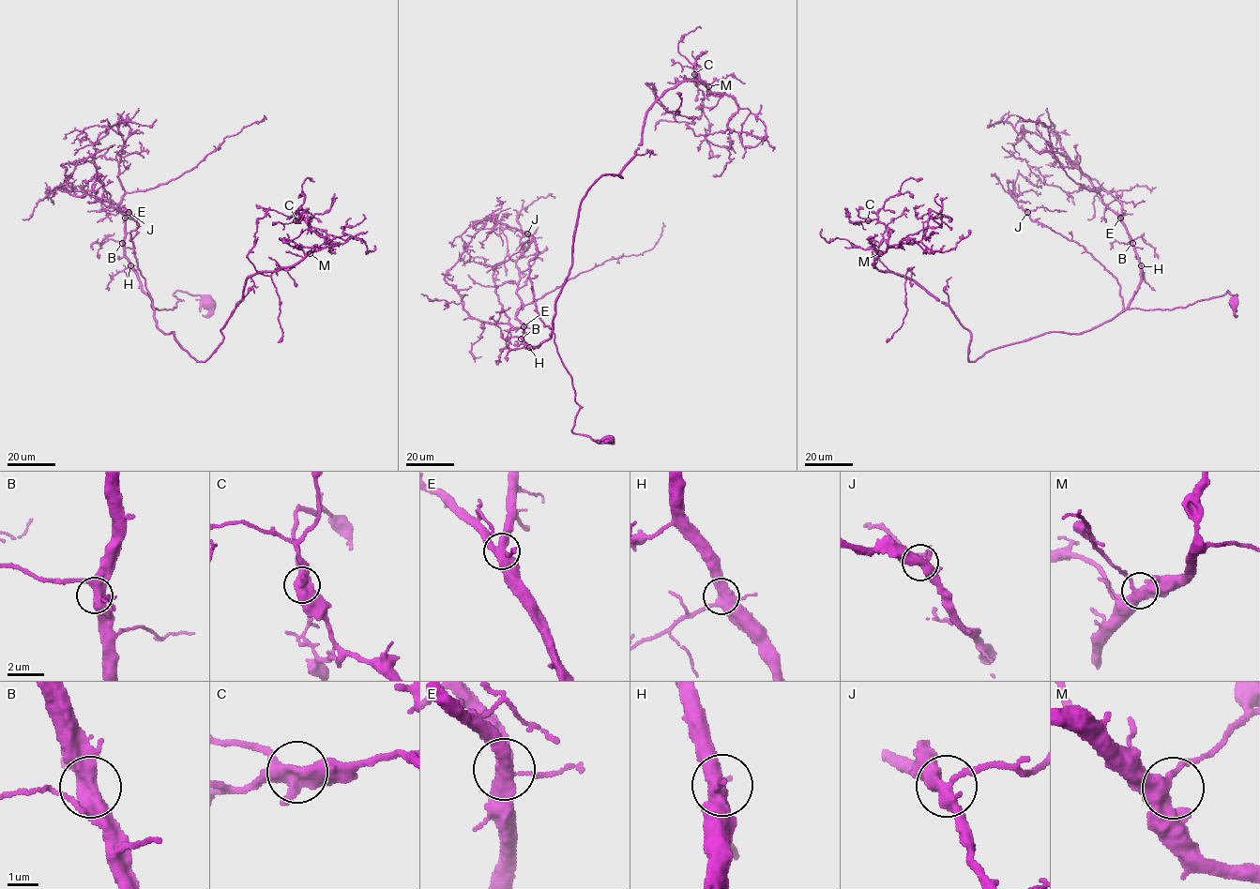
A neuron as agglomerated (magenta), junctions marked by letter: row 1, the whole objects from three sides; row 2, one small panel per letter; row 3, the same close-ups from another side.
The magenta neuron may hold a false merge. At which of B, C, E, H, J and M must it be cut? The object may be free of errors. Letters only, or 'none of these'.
none of these

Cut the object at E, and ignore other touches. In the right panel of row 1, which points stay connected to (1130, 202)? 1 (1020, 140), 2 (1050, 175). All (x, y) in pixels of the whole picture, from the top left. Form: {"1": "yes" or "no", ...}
{"1": "no", "2": "yes"}

